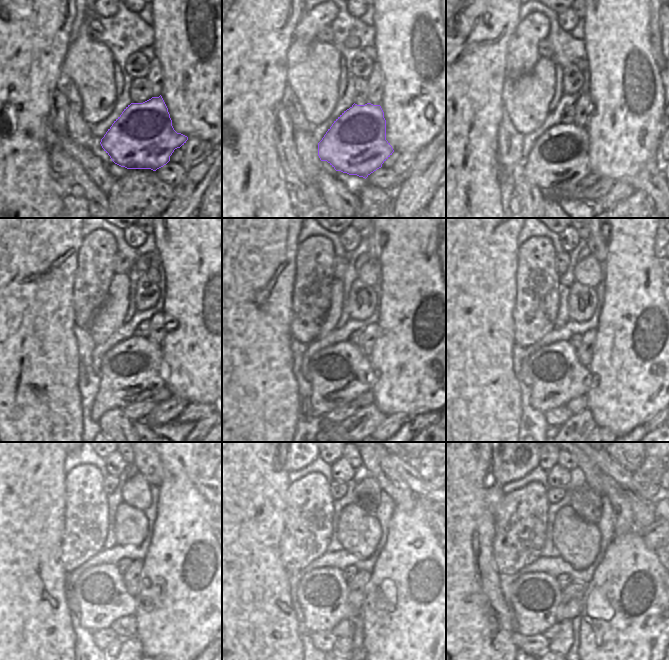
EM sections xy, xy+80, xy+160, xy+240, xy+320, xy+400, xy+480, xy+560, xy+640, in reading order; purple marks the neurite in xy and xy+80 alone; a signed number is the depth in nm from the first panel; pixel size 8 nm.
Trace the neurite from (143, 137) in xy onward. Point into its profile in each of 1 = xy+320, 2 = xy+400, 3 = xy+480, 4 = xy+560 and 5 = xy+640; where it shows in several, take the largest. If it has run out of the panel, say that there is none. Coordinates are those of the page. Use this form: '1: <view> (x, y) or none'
1: xy+320 (338, 374)
2: xy+400 (556, 375)
3: xy+480 (101, 593)
4: xy+560 (322, 594)
5: xy+640 (534, 597)

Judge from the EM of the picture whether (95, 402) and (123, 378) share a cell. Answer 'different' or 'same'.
same

